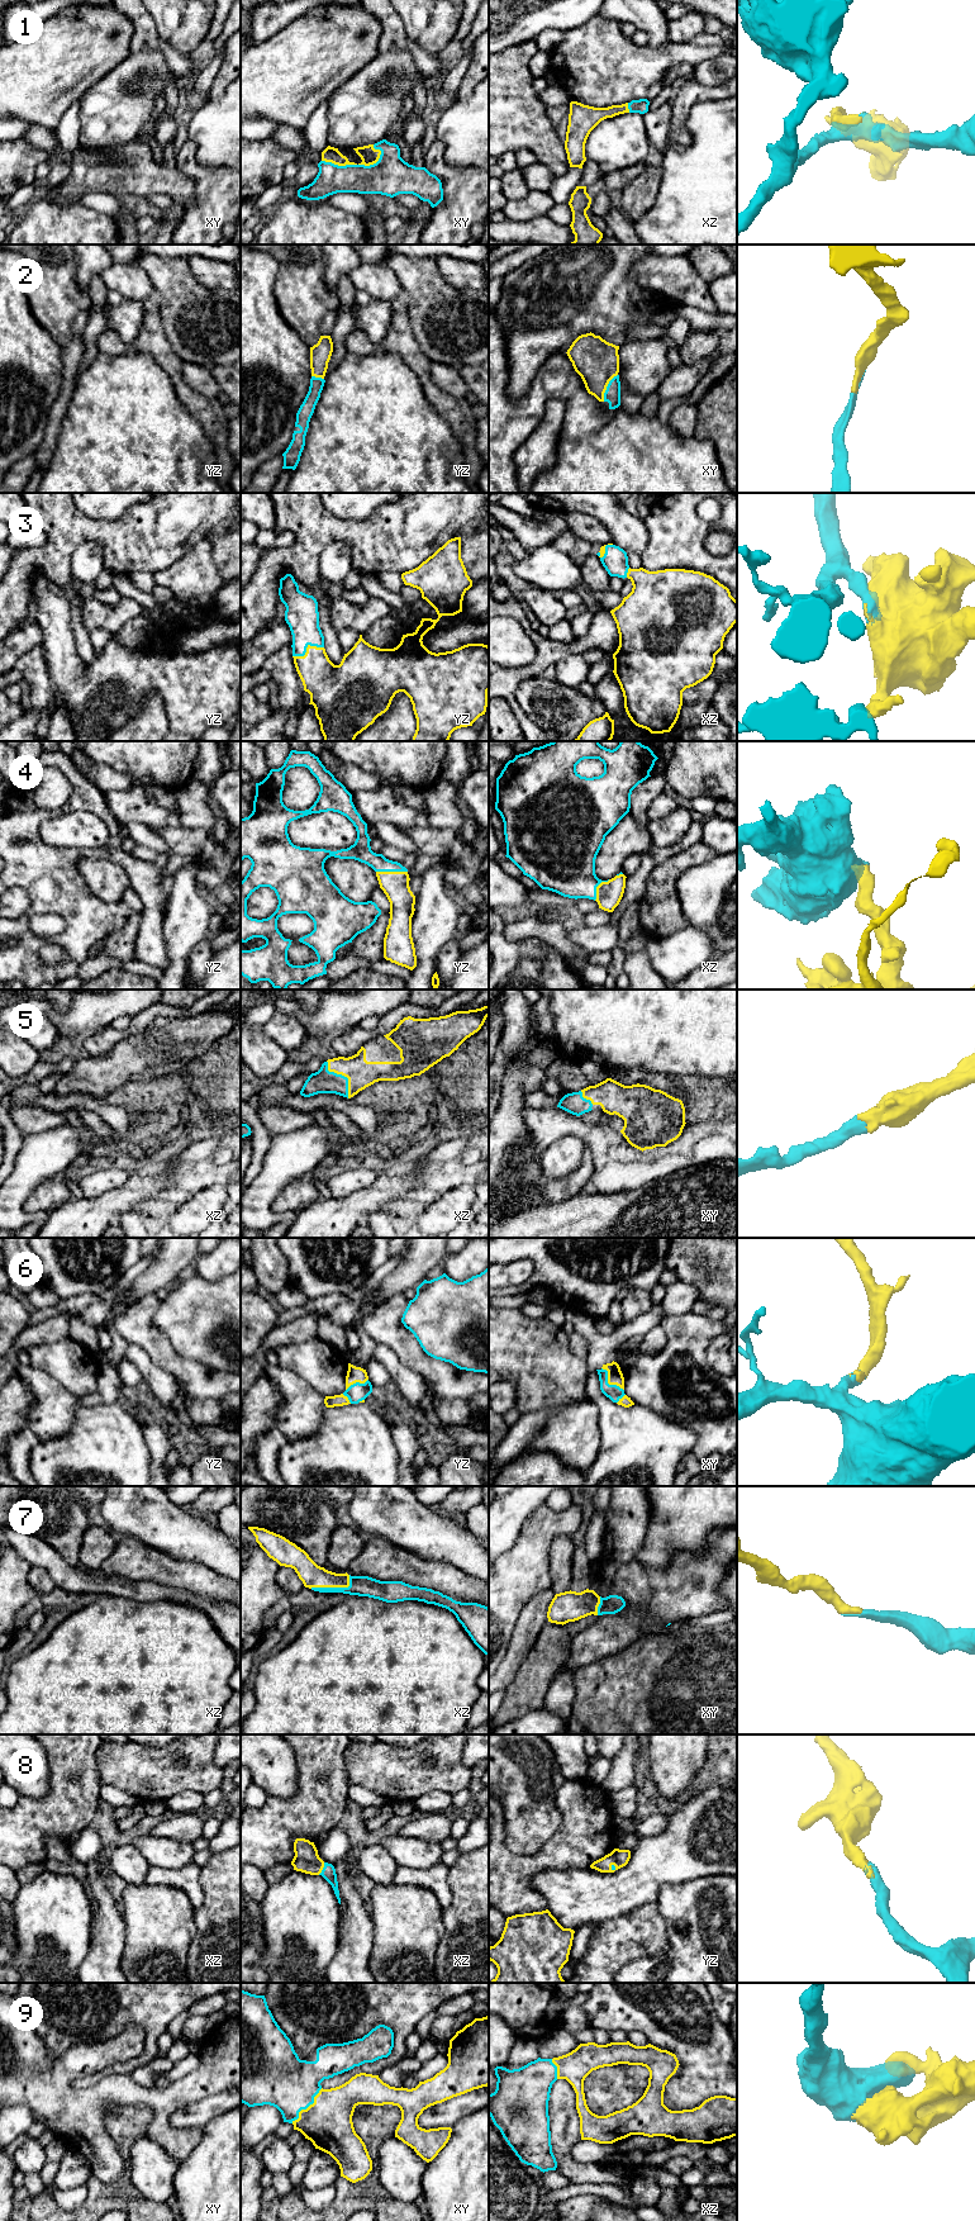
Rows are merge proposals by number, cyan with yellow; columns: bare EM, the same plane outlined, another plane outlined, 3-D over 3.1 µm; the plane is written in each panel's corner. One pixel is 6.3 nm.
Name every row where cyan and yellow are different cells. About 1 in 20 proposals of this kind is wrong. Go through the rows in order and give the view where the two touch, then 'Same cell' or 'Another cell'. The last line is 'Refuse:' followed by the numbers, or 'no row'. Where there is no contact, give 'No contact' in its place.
1: Touches cyan in xy. Same cell
2: Touches cyan in xy. Same cell
3: Touches cyan in yz. Same cell
4: Touches cyan in yz. Same cell
5: Touches cyan in xz. Same cell
6: Touches cyan in xy. Same cell
7: Touches cyan in xz. Same cell
8: Touches cyan in xz. Same cell
9: Touches cyan in xy. Same cell
Refuse: no row

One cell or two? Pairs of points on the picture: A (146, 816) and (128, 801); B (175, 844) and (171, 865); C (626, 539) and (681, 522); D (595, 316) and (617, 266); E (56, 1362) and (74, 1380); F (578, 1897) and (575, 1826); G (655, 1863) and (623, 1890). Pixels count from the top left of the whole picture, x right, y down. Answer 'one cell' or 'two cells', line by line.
A: one cell
B: two cells
C: two cells
D: one cell
E: one cell
F: two cells
G: one cell

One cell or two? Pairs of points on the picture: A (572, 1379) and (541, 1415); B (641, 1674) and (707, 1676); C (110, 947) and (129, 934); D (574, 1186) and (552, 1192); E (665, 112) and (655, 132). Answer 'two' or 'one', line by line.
A: two
B: one
C: one
D: one
E: one

